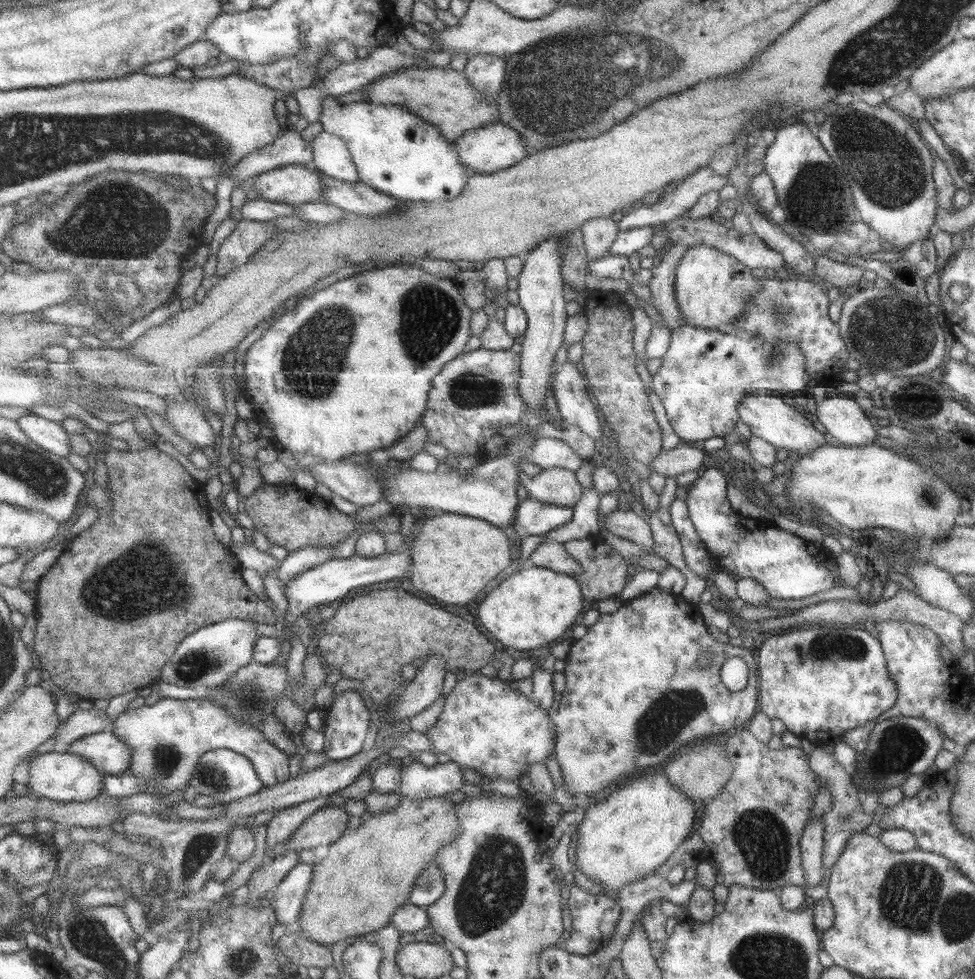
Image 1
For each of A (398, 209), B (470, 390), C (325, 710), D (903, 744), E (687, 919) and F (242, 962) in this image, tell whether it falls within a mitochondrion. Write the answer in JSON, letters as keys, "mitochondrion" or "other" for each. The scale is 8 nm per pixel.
{"A":"other","B":"mitochondrion","C":"other","D":"mitochondrion","E":"other","F":"mitochondrion"}

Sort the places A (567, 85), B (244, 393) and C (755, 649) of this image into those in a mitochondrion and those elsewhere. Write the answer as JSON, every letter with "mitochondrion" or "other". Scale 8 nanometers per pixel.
{"A":"mitochondrion","B":"other","C":"other"}

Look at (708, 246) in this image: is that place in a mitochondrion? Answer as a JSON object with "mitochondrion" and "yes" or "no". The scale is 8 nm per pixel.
{"mitochondrion":"no"}

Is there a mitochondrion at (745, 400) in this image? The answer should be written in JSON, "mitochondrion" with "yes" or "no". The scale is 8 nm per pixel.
{"mitochondrion":"no"}

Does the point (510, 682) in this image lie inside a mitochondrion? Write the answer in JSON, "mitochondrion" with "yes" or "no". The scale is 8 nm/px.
{"mitochondrion":"no"}

